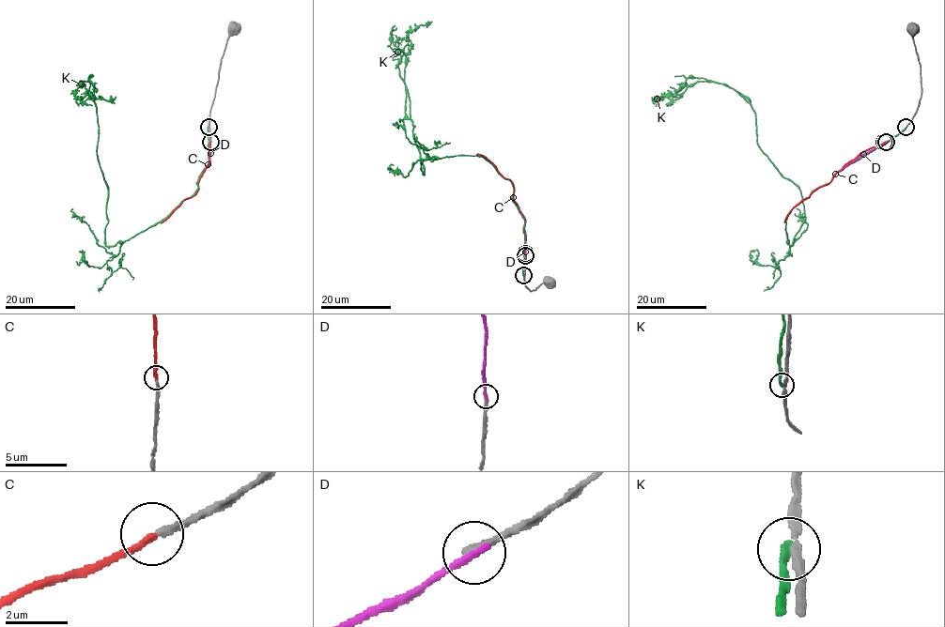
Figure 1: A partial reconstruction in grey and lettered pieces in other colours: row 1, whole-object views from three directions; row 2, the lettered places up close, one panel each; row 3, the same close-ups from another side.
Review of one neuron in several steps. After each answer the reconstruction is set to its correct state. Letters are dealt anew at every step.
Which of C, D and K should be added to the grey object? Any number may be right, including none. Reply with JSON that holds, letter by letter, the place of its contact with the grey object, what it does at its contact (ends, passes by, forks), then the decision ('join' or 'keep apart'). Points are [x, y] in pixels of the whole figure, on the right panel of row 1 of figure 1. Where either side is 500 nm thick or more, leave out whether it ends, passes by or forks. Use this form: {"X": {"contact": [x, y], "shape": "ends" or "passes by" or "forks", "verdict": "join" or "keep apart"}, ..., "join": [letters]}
{"C": {"contact": [884, 142], "shape": "ends", "verdict": "join"}, "D": {"contact": [886, 142], "shape": "ends", "verdict": "keep apart"}, "K": {"contact": [906, 127], "shape": "ends", "verdict": "keep apart"}, "join": ["C"]}

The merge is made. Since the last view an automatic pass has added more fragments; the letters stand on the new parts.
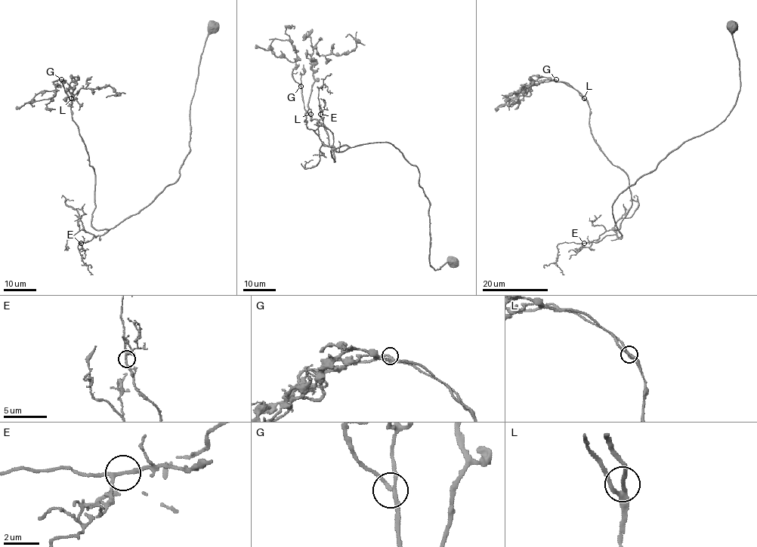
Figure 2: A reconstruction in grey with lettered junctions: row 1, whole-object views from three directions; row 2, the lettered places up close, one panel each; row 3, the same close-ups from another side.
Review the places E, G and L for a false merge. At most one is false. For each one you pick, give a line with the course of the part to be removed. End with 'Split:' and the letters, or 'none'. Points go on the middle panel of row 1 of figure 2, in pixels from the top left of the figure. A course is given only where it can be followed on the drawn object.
Split: none

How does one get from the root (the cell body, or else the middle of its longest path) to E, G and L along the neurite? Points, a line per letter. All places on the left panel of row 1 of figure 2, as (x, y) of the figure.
E: (212, 27), (199, 60), (190, 109), (190, 152), (179, 178), (136, 213), (80, 243)
G: (212, 27), (199, 60), (190, 109), (190, 152), (179, 178), (109, 229), (91, 225), (95, 172), (60, 80)
L: (212, 27), (179, 178), (109, 229), (91, 225), (95, 172), (72, 119), (71, 99)

